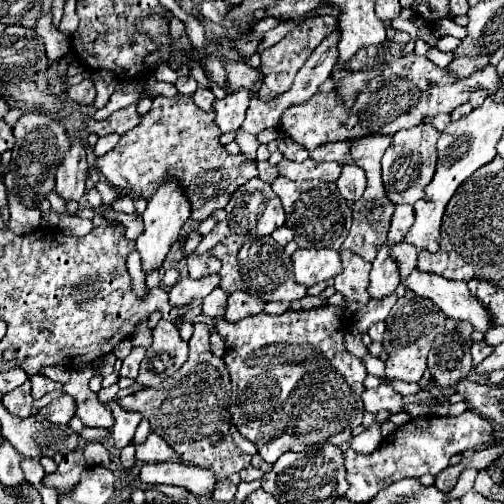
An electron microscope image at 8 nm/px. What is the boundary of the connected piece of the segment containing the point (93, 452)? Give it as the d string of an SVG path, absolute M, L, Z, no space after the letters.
M88 442L84 448L84 458L88 462L88 466L110 466L110 454L108 448L102 442Z

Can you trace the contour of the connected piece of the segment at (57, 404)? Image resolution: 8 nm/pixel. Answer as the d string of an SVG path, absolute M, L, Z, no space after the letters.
M62 394L60 398L56 398L48 406L44 406L40 410L40 414L54 424L68 424L74 418L74 410L76 410L76 400L68 394Z

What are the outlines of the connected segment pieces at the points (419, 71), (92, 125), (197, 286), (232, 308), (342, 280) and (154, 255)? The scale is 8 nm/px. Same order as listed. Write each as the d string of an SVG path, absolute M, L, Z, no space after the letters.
M390 38L386 40L386 60L380 66L380 74L358 92L350 108L342 104L334 80L328 78L308 102L290 106L286 112L282 112L278 128L286 132L294 144L306 150L314 150L326 142L352 142L356 138L374 134L394 136L402 128L422 124L422 120L428 116L436 116L440 112L450 114L456 106L468 102L470 94L478 88L486 88L490 92L500 88L500 76L496 74L494 66L476 70L468 78L458 78L450 70L440 70L426 56L416 56L414 52L404 56L404 46L406 44L402 42L394 42Z
M130 104L128 108L122 108L118 112L114 112L108 120L104 122L96 122L96 120L88 120L88 132L96 132L98 136L104 134L124 134L128 130L132 130L140 120L140 114L136 112L136 104Z
M208 274L198 280L186 276L186 278L178 280L176 286L170 288L170 302L174 306L182 306L182 304L190 304L194 300L202 300L214 288L218 288L218 284L220 284L220 274Z
M232 292L228 298L228 308L226 308L224 316L230 322L238 322L242 318L264 312L264 306L266 306L266 302L260 300L258 296L250 296L246 292Z
M342 250L342 274L336 276L336 284L334 288L344 294L344 298L350 302L350 300L356 300L360 302L360 306L364 306L370 296L368 296L368 274L370 274L370 268L372 264L362 260L358 254L354 254L352 250Z
M170 180L164 184L164 188L160 188L148 200L148 208L142 216L144 216L144 232L136 240L136 250L142 256L142 270L148 274L148 272L162 268L166 254L170 252L172 244L180 238L180 230L186 224L186 220L190 218L190 202L188 202L186 194L178 188L178 182Z

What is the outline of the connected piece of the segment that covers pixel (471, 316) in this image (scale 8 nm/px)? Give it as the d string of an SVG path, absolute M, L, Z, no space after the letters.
M414 270L410 276L402 280L402 284L408 290L412 290L416 296L428 298L434 304L438 304L438 308L448 318L470 320L474 324L474 330L480 332L486 332L492 326L490 312L482 308L482 304L470 294L464 282L454 282L438 274Z

